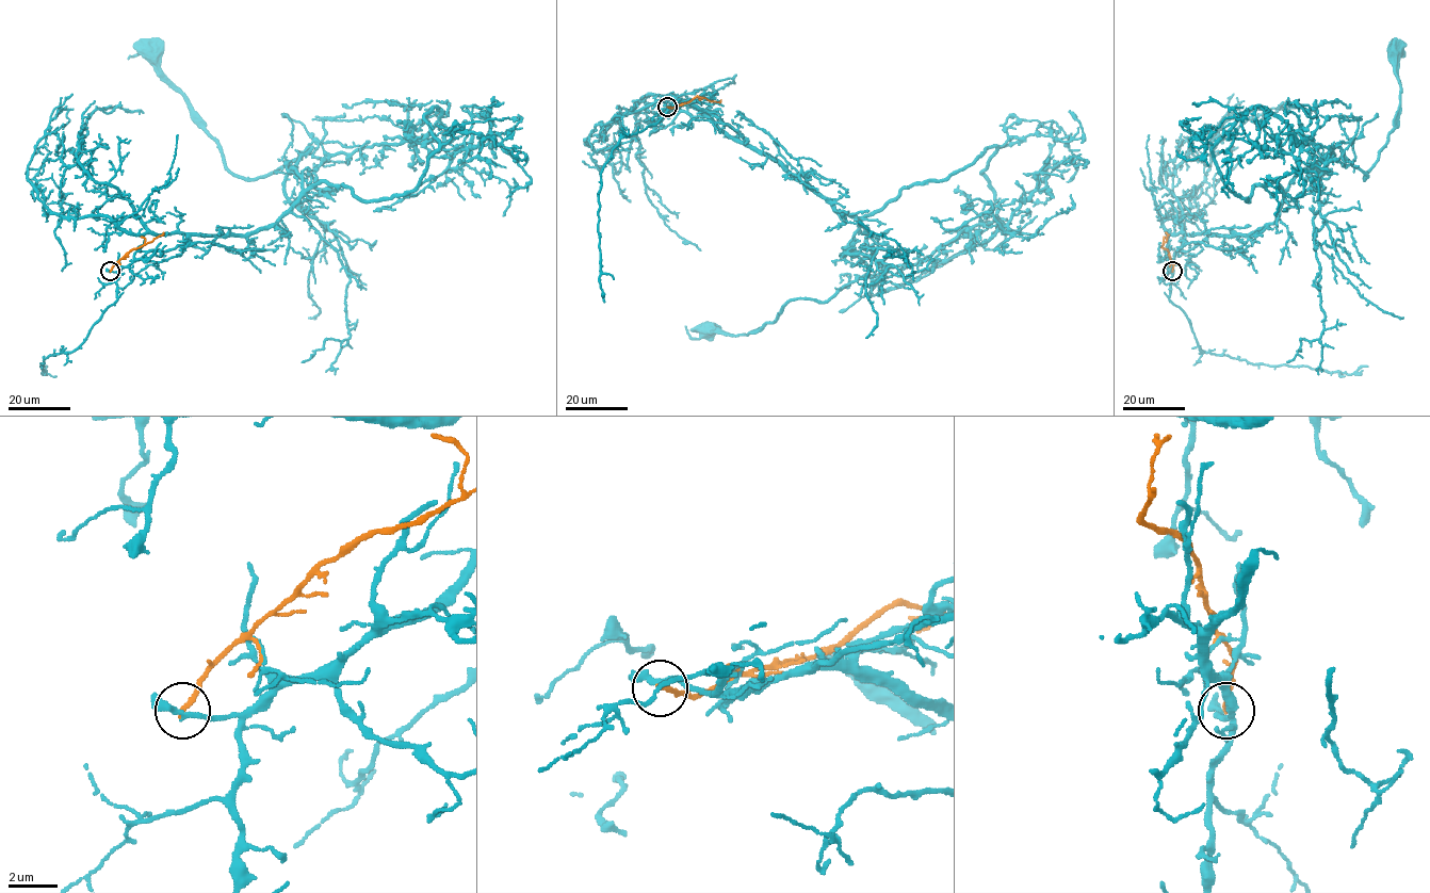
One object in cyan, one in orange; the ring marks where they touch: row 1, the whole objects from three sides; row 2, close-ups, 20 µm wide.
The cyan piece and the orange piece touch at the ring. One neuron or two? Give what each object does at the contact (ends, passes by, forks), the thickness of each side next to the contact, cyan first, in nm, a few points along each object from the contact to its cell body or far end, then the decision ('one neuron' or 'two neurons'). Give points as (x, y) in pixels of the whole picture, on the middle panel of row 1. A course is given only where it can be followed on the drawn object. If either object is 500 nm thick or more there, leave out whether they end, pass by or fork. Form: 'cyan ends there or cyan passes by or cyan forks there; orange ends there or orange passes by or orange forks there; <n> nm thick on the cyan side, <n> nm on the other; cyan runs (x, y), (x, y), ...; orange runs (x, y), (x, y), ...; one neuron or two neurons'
cyan passes by; orange ends there; 220 nm thick on the cyan side, 180 nm on the other; cyan runs (667, 107), (710, 112), (857, 218), (850, 248), (868, 271), (827, 301), (792, 298), (748, 334), (708, 328); orange runs (667, 107), (686, 103), (697, 96), (720, 100); two neurons

